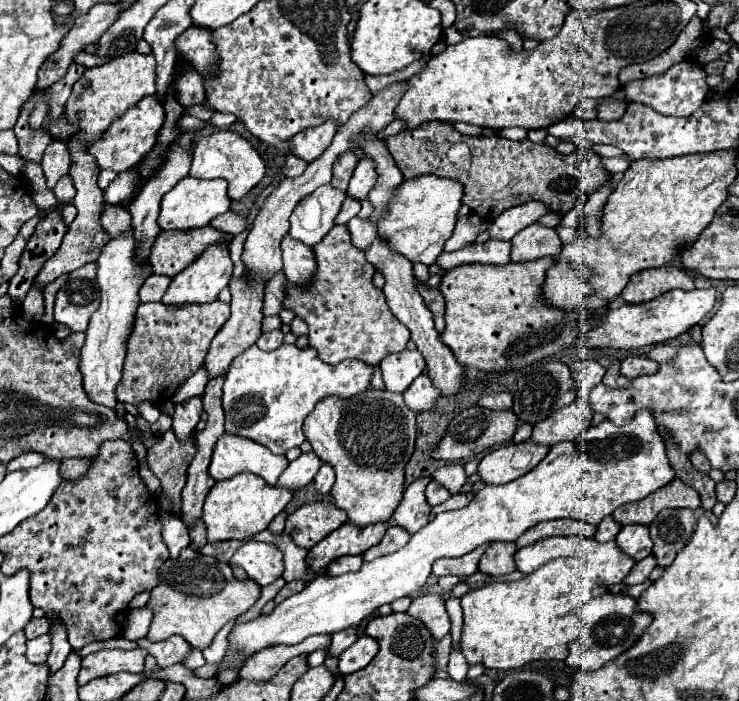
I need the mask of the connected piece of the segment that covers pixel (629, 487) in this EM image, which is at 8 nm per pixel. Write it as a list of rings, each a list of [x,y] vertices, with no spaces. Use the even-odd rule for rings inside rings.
[[[641,409],[641,413],[633,415],[633,421],[621,427],[611,421],[591,425],[575,441],[551,447],[549,455],[523,477],[503,485],[485,485],[467,507],[439,513],[423,529],[411,535],[403,549],[371,563],[363,563],[355,573],[339,577],[319,575],[309,581],[301,593],[279,603],[271,615],[259,615],[253,621],[235,625],[229,635],[227,655],[219,663],[219,671],[223,669],[223,663],[227,665],[235,659],[239,659],[241,667],[253,653],[277,643],[295,645],[309,635],[333,635],[341,629],[357,627],[381,605],[419,591],[431,573],[433,561],[439,557],[461,557],[491,541],[513,543],[529,527],[549,519],[571,517],[599,525],[603,517],[611,515],[619,505],[641,501],[673,479],[675,471],[669,465],[665,443],[657,433],[649,409]]]

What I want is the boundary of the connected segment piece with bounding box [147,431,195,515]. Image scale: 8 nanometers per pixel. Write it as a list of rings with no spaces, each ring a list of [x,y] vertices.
[[[167,431],[161,437],[157,437],[157,443],[147,451],[149,469],[161,481],[161,489],[167,495],[167,499],[173,501],[177,515],[181,507],[181,489],[187,479],[185,471],[193,455],[195,455],[195,439],[191,437],[189,441],[179,443],[173,431]]]

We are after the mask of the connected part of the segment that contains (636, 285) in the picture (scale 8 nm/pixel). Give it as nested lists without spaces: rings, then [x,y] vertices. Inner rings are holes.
[[[671,265],[643,269],[629,279],[621,297],[625,303],[645,303],[673,289],[683,289],[683,291],[695,289],[695,277]]]

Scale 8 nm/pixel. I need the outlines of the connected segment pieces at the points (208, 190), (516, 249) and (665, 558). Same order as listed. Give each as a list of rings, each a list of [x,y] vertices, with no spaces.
[[[183,177],[169,193],[161,199],[161,213],[159,213],[159,227],[163,231],[189,231],[209,225],[209,221],[225,211],[229,211],[229,197],[227,197],[227,183],[223,179],[201,181],[193,177]]]
[[[533,223],[511,239],[511,261],[533,261],[541,257],[557,257],[561,253],[561,239],[555,229]]]
[[[703,507],[699,509],[663,509],[651,523],[653,557],[657,557],[657,567],[667,567],[673,563],[677,553],[689,543],[697,519],[709,515]]]

